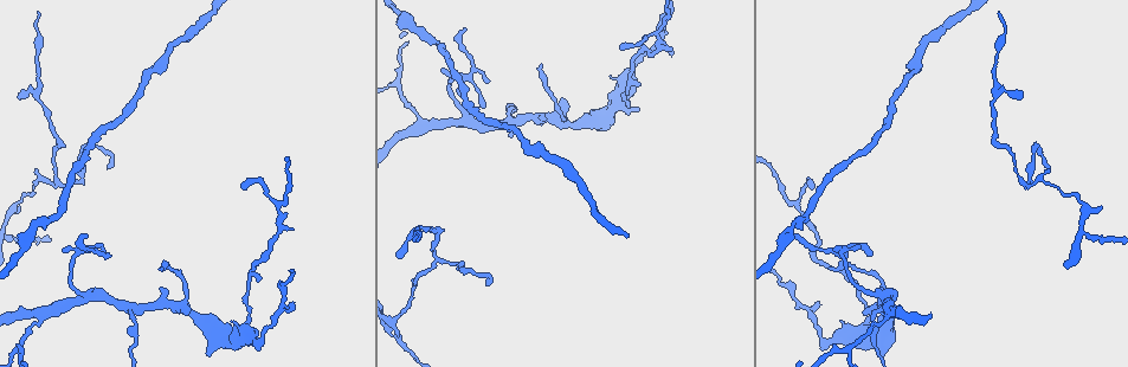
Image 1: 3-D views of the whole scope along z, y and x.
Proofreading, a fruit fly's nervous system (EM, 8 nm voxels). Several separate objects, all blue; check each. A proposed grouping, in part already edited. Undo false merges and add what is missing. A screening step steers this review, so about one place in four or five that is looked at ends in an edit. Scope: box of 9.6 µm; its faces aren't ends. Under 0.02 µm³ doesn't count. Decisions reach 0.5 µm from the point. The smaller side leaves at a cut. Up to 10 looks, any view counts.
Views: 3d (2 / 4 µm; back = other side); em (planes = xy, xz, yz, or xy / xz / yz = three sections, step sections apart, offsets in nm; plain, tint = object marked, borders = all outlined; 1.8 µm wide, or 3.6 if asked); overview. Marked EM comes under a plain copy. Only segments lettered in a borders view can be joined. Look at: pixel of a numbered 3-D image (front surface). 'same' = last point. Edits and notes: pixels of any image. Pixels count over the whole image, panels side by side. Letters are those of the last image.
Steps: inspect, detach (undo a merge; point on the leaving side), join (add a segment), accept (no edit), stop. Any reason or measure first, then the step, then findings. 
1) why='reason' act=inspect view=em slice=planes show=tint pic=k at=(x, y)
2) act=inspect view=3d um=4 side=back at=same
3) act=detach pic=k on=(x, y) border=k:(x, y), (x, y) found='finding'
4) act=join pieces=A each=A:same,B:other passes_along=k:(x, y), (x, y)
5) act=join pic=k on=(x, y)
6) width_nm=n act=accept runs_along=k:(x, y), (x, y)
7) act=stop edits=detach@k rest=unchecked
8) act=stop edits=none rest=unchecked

act=inspect view=em slice=planes show=borders pic=1 at=(183, 309)

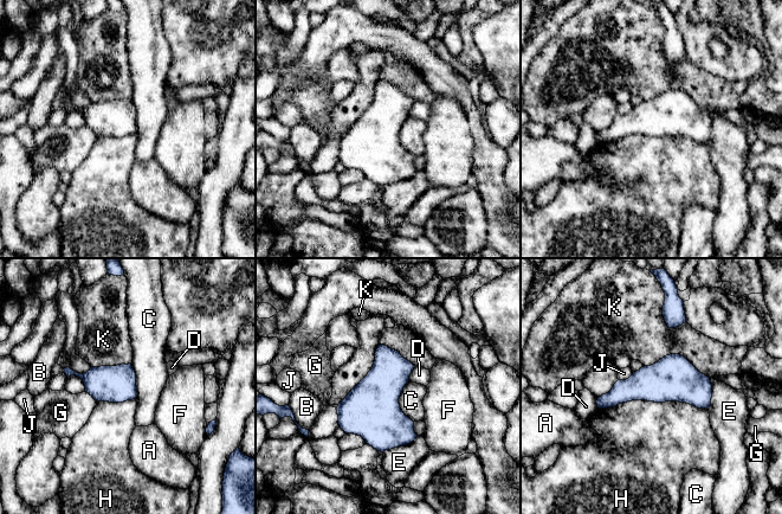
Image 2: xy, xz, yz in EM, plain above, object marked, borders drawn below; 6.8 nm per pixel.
width_nm=260 act=accept each=A:other,B:other,C:other,D:other,E:other,F:other,G:other,H:other,J:other,K:other border=2:(706, 408), (627, 400), (599, 409) found='all the same neuron'

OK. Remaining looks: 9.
why='calibre changes' act=inspect view=3d um=4 pic=1 at=(251, 342)

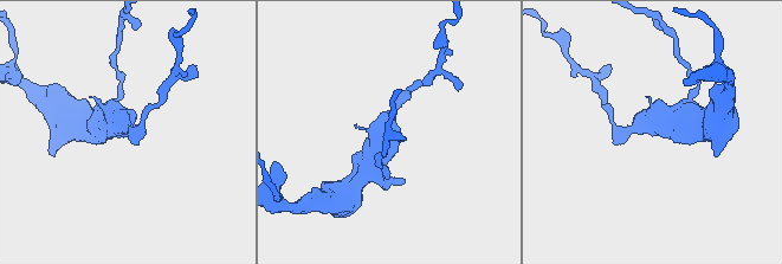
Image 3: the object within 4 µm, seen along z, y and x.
act=inspect view=em slice=yz step=16 show=borders pic=3 at=(386, 113)

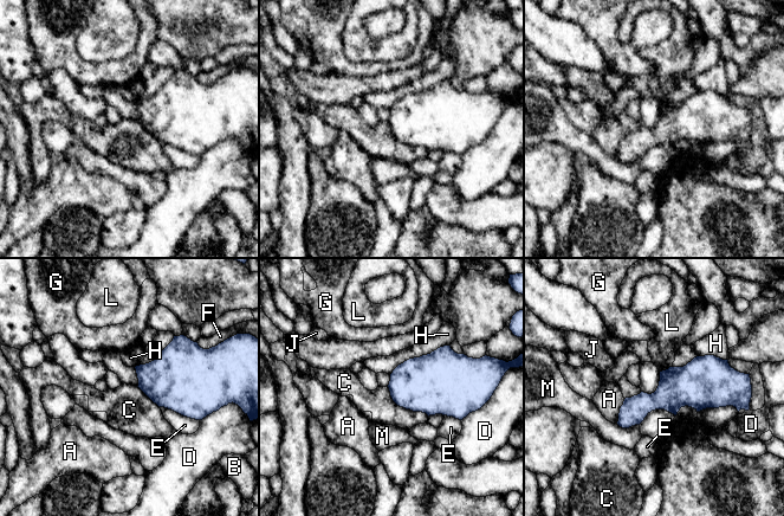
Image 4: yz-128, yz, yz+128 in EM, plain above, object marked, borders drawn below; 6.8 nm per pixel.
act=accept each=A:other,B:other,C:other,D:other,E:other,F:other,G:other,H:other,J:other,L:other,M:other border=4:(387, 387), (397, 405), (428, 415) found='continuous, no second neuron'

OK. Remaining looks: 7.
why='tapers out' act=inspect view=em slice=planes show=borders pic=1 at=(398, 257)

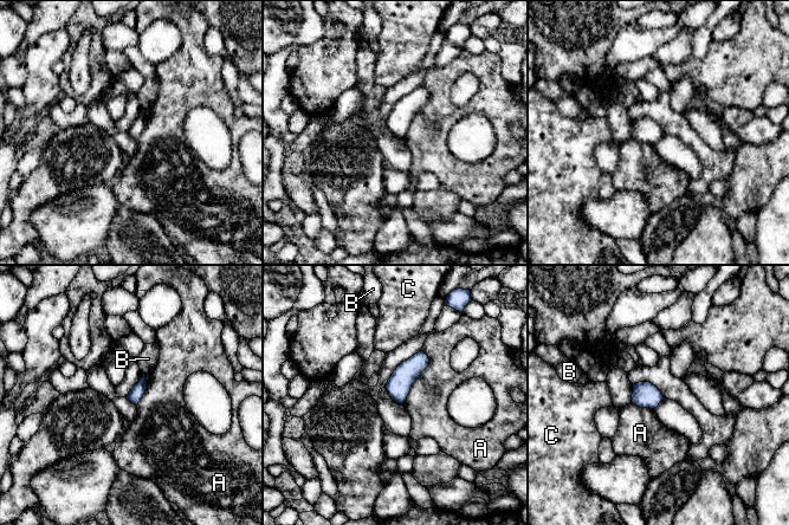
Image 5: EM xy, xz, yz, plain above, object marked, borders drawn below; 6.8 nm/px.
width_nm=90 act=accept each=A:other,B:other,C:other border=5:(422, 350), (428, 365), (403, 404) found='none of them fits'

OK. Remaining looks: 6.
why='thin end' act=inspect view=em slice=planes show=borders pic=1 at=(998, 12)

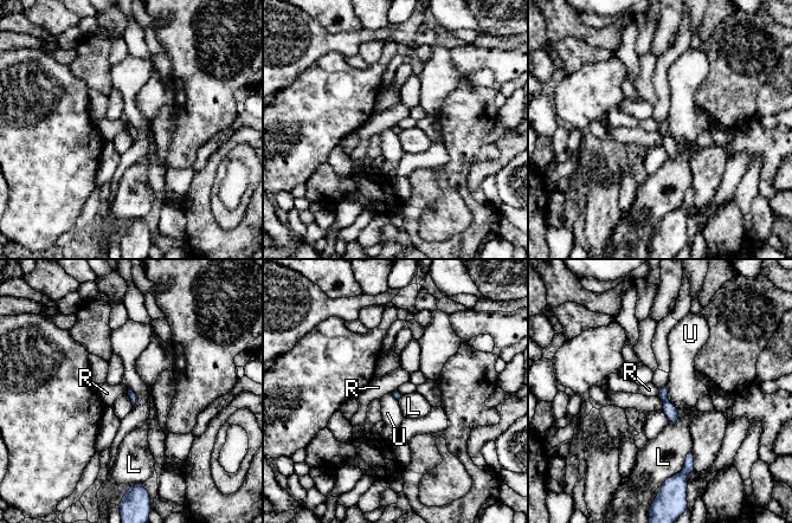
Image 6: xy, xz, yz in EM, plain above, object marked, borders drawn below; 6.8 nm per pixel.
act=accept each=L:other,R:other,U:other border=6:(660, 391), (657, 395) found='no lettered segment goes on from it'

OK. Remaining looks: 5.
act=stop edits=none rest=unchecked

